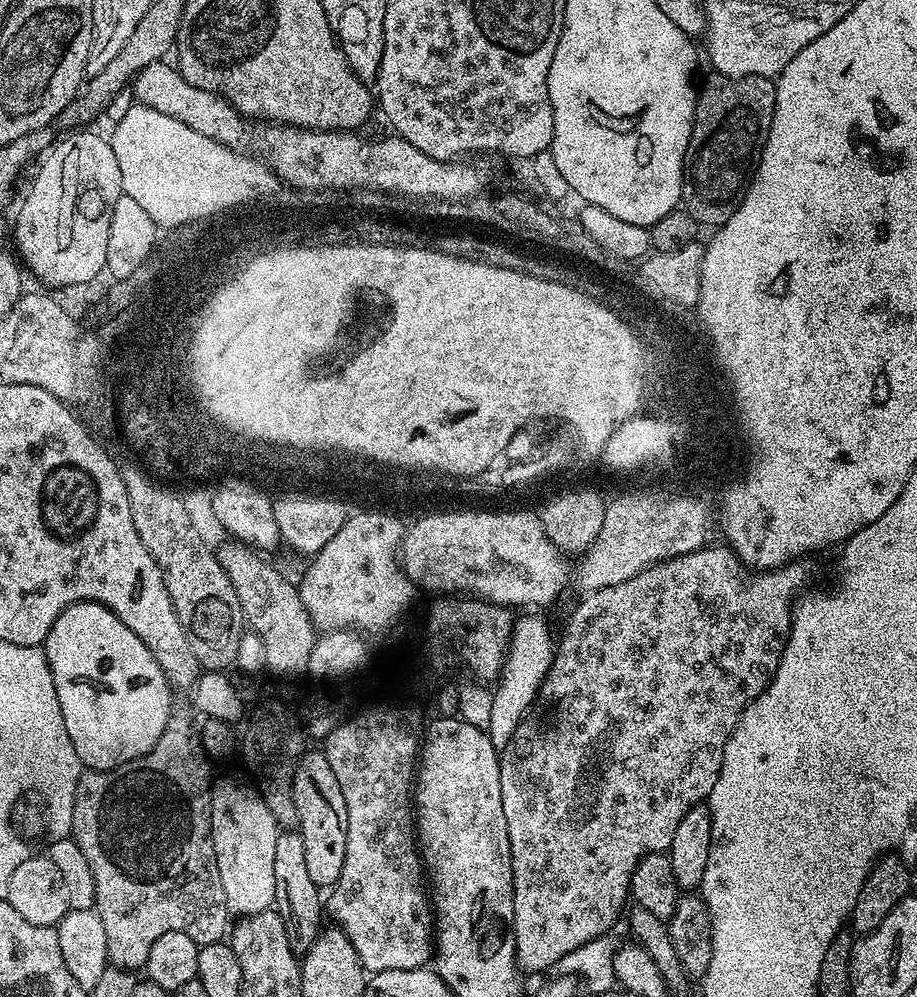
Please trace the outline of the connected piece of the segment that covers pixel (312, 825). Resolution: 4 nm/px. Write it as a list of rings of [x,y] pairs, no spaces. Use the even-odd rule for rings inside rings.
[[[322,750],[305,751],[296,761],[296,773],[292,779],[292,793],[298,831],[306,846],[306,867],[310,870],[310,878],[321,890],[331,889],[342,874],[342,866],[346,862],[346,798],[342,798],[342,786],[338,786],[338,778],[334,778],[334,769]]]

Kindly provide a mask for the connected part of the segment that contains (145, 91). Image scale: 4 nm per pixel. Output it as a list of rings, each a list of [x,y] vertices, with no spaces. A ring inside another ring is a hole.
[[[159,60],[150,62],[131,83],[135,99],[148,108],[158,110],[160,114],[170,114],[190,126],[190,130],[198,130],[198,134],[206,134],[206,138],[219,141],[237,141],[241,129],[246,125],[245,117],[226,98],[214,94],[210,90],[202,90],[198,86],[190,86],[186,78],[171,63]]]

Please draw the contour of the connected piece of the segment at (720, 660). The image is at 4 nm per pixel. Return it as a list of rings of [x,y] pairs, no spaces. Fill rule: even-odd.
[[[705,546],[673,560],[652,564],[646,570],[634,574],[634,578],[618,582],[618,586],[606,586],[602,590],[581,595],[576,609],[569,614],[568,621],[564,624],[564,633],[558,636],[552,665],[542,685],[543,699],[545,696],[548,700],[556,700],[557,716],[552,716],[549,720],[525,718],[518,730],[514,730],[510,742],[499,749],[502,814],[506,814],[506,830],[510,834],[512,855],[512,931],[516,934],[516,962],[525,973],[544,972],[547,968],[549,970],[572,950],[577,950],[591,940],[607,937],[612,932],[610,930],[615,926],[624,903],[629,903],[629,888],[635,867],[644,856],[652,852],[667,853],[674,842],[674,830],[678,830],[678,822],[686,818],[691,808],[707,801],[722,770],[724,747],[738,726],[740,715],[764,693],[768,681],[778,670],[780,655],[792,625],[792,610],[798,593],[808,580],[807,570],[800,562],[793,562],[783,564],[780,568],[751,572],[745,569],[731,548],[712,547]]]

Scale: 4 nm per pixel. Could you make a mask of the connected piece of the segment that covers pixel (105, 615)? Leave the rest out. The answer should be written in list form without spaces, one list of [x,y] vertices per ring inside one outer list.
[[[87,602],[70,605],[62,614],[58,614],[54,626],[50,626],[50,634],[45,638],[42,647],[48,659],[50,674],[54,678],[54,690],[58,690],[58,706],[62,706],[62,722],[66,722],[66,734],[70,734],[70,742],[85,769],[93,772],[109,772],[110,769],[122,766],[134,758],[142,758],[155,746],[158,738],[162,738],[162,734],[169,728],[171,720],[168,719],[172,716],[174,689],[169,684],[162,666],[158,666],[154,654],[150,654],[150,650],[146,650],[146,642],[142,642],[142,638],[138,638],[138,634],[134,634],[134,630],[130,630],[130,626],[126,626],[126,622],[119,620],[109,608],[104,607],[102,604]]]

